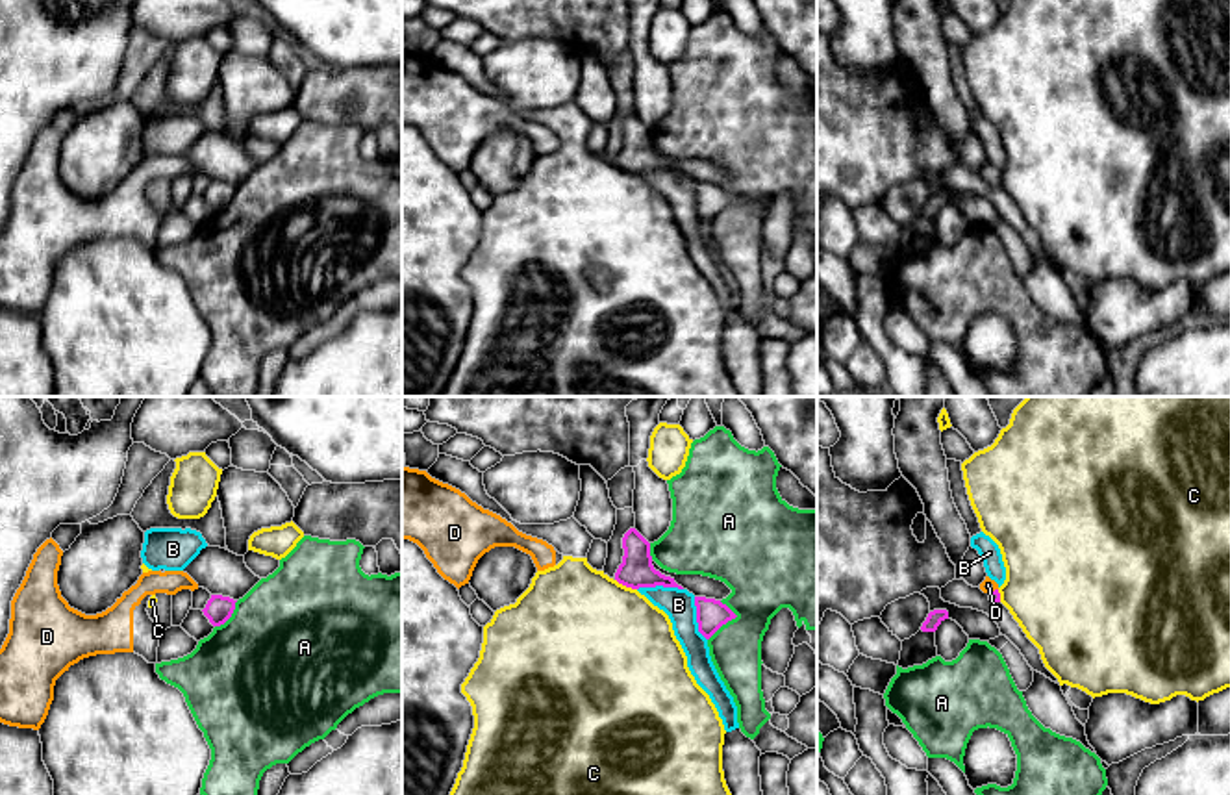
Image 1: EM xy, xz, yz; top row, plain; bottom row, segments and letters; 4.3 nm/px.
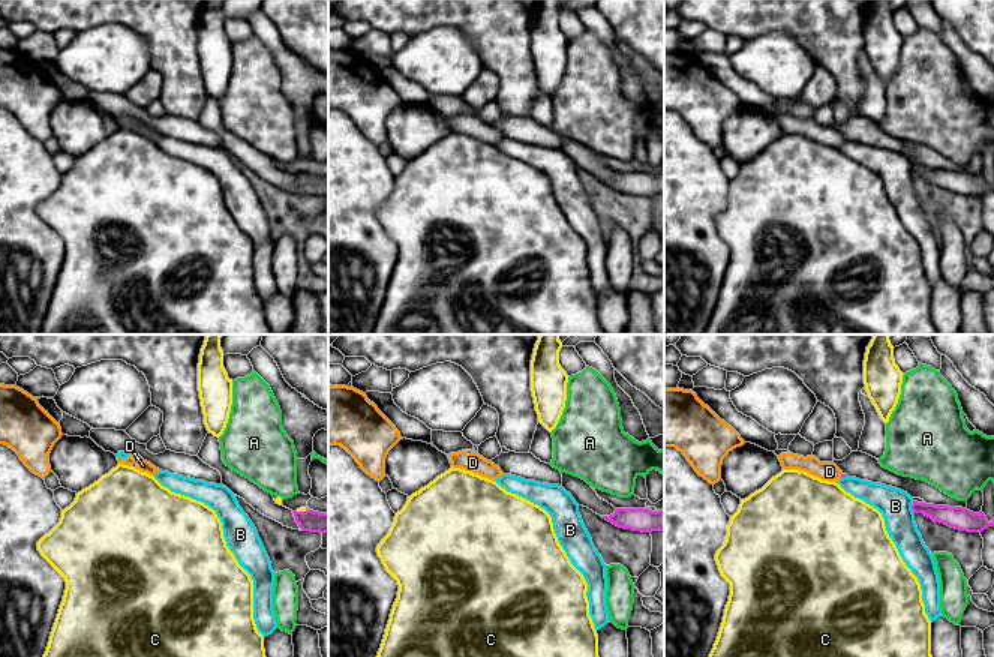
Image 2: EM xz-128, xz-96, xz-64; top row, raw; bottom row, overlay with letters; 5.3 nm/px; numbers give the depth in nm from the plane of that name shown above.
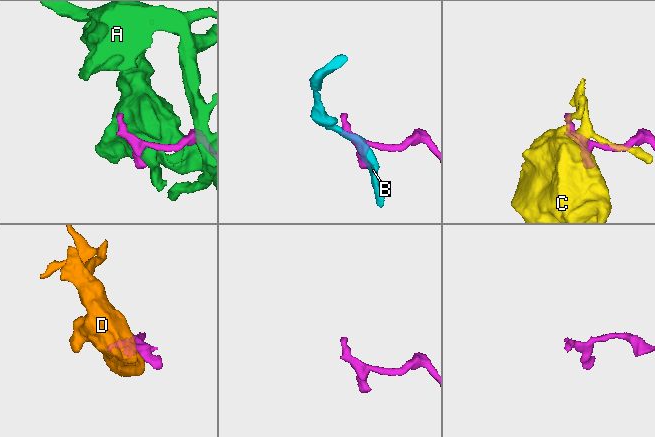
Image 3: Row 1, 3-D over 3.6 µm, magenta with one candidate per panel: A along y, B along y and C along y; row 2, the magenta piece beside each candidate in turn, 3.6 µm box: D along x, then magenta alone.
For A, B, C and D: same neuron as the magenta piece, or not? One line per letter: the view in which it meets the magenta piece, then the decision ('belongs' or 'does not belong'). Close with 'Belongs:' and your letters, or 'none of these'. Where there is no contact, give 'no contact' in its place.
A: xz | does not belong
B: xz | does not belong
C: xz | does not belong
D: yz | belongs
Belongs: D

